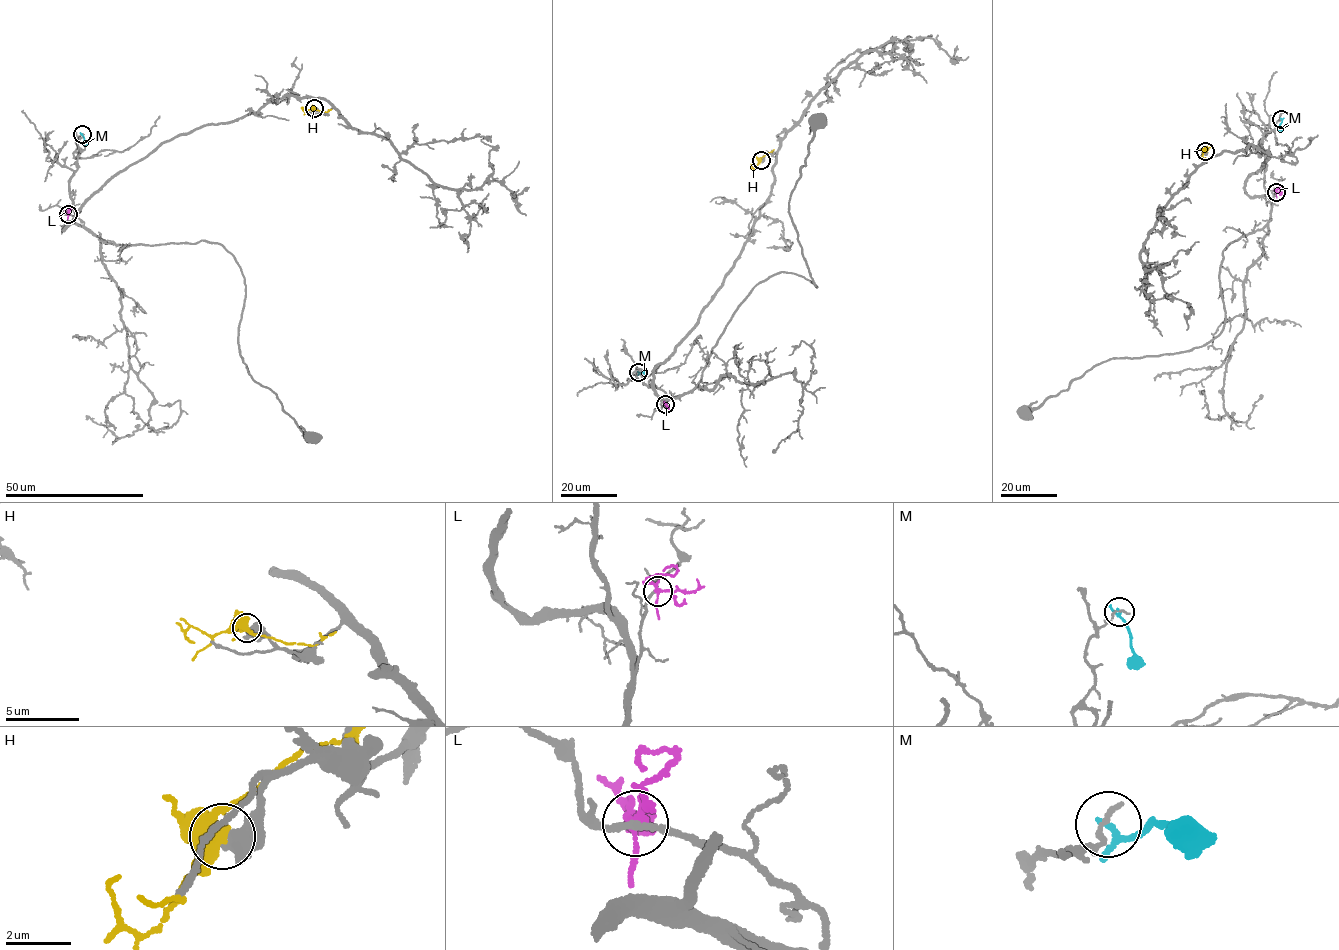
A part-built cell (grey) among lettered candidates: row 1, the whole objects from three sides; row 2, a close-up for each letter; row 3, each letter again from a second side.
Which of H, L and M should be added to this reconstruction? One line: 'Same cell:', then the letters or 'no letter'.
Same cell: no letter

